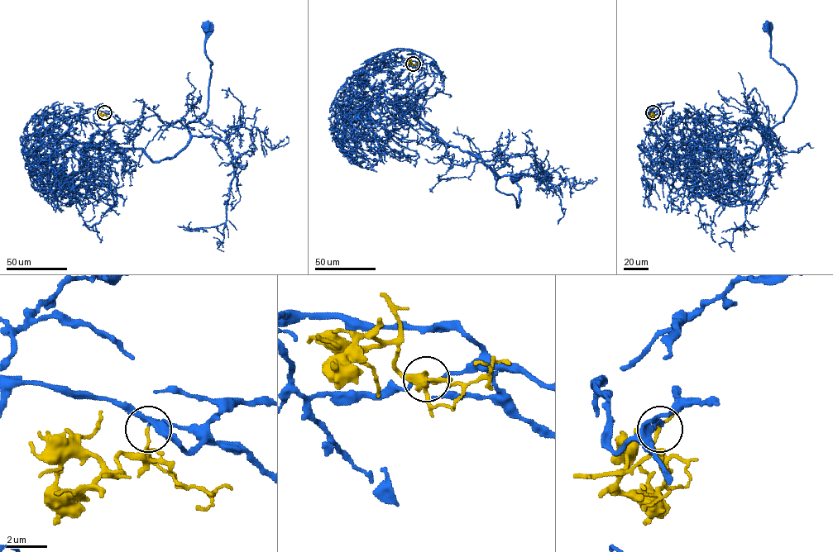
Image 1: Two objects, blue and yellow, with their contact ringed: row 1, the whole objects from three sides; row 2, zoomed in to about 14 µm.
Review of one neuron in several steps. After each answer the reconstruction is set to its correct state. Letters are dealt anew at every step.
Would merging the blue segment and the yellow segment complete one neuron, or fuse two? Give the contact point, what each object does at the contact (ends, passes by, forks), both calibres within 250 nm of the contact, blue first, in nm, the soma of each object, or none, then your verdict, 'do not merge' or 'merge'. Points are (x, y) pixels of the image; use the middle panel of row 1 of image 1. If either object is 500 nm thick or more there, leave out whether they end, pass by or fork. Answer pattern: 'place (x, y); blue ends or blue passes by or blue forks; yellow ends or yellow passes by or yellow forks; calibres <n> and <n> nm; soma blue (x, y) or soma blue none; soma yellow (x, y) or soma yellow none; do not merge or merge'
place (413, 64); blue ends; yellow ends; calibres 150 and 120 nm; soma blue (515, 177); soma yellow none; do not merge

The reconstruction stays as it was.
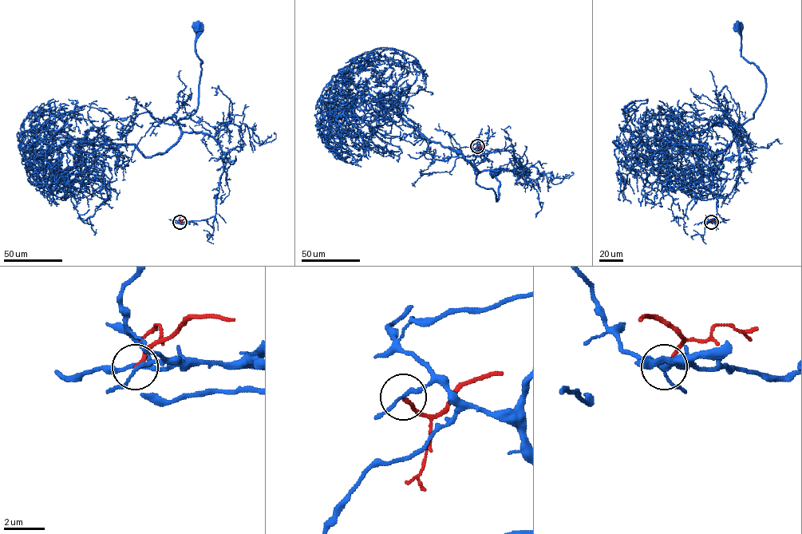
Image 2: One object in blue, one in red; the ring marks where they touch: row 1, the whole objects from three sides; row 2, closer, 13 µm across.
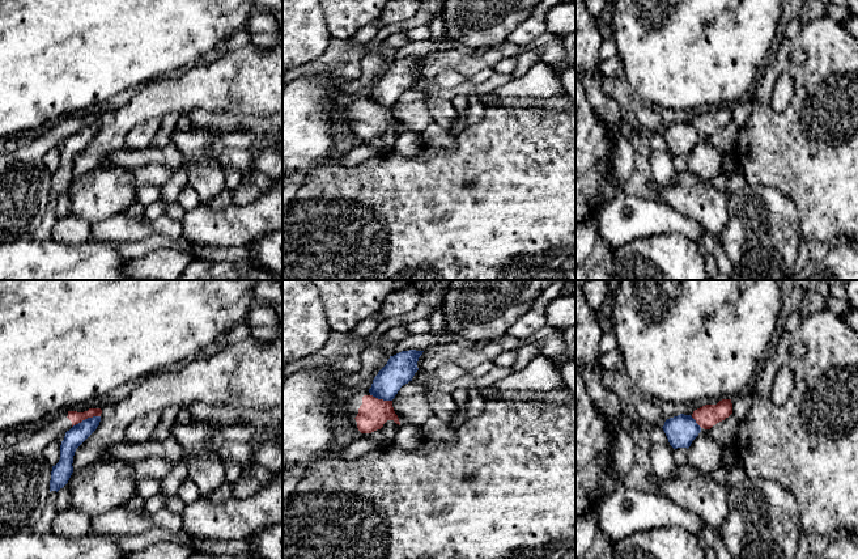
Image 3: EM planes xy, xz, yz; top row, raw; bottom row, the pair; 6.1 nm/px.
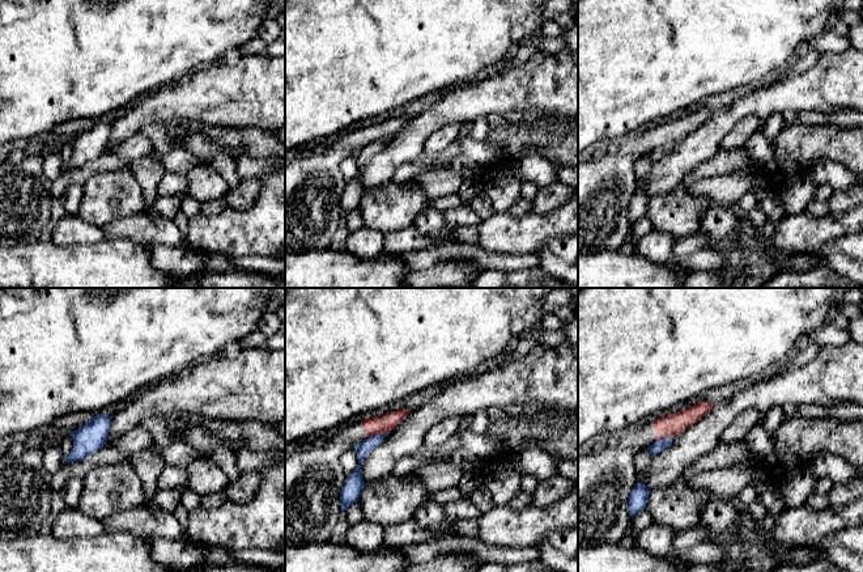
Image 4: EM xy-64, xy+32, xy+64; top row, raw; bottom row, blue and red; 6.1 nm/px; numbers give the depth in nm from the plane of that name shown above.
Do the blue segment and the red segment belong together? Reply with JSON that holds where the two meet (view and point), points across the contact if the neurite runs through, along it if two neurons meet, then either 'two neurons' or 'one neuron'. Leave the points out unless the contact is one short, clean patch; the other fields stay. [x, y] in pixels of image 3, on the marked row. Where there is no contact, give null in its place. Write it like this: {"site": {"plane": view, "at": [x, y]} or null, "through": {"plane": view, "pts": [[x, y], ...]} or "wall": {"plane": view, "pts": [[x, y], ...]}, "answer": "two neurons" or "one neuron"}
{"site": {"plane": "xy", "at": [85, 419]}, "wall": {"plane": "xy", "pts": [[100, 415], [85, 418], [72, 427]]}, "answer": "two neurons"}

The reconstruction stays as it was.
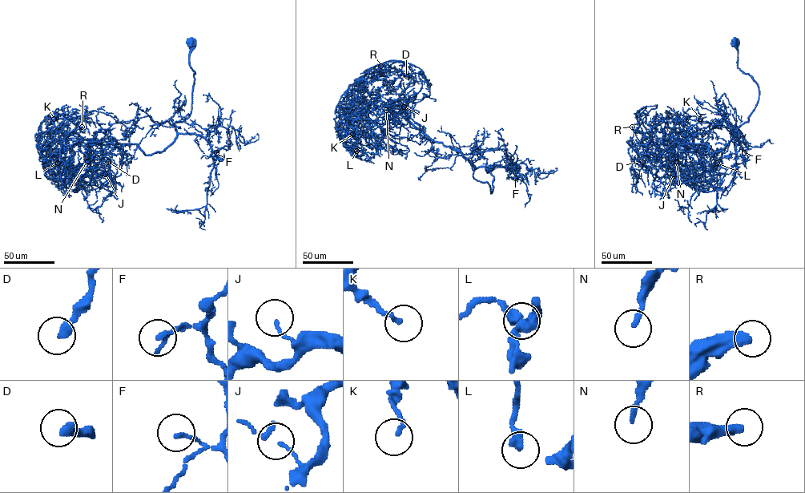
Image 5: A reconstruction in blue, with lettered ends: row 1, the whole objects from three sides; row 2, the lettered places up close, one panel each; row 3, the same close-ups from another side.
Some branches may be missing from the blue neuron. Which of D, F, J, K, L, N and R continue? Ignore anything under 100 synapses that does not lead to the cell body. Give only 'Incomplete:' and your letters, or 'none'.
Incomplete: R

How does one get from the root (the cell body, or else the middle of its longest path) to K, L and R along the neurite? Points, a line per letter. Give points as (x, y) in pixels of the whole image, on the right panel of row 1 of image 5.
K: (734, 41), (758, 103), (713, 155), (707, 143), (669, 139), (686, 119), (700, 119)
L: (734, 41), (759, 91), (748, 120), (713, 155), (669, 139), (679, 132), (717, 163)
R: (734, 41), (738, 67), (756, 83), (758, 99), (722, 150), (712, 155), (707, 143), (678, 144), (632, 127)

